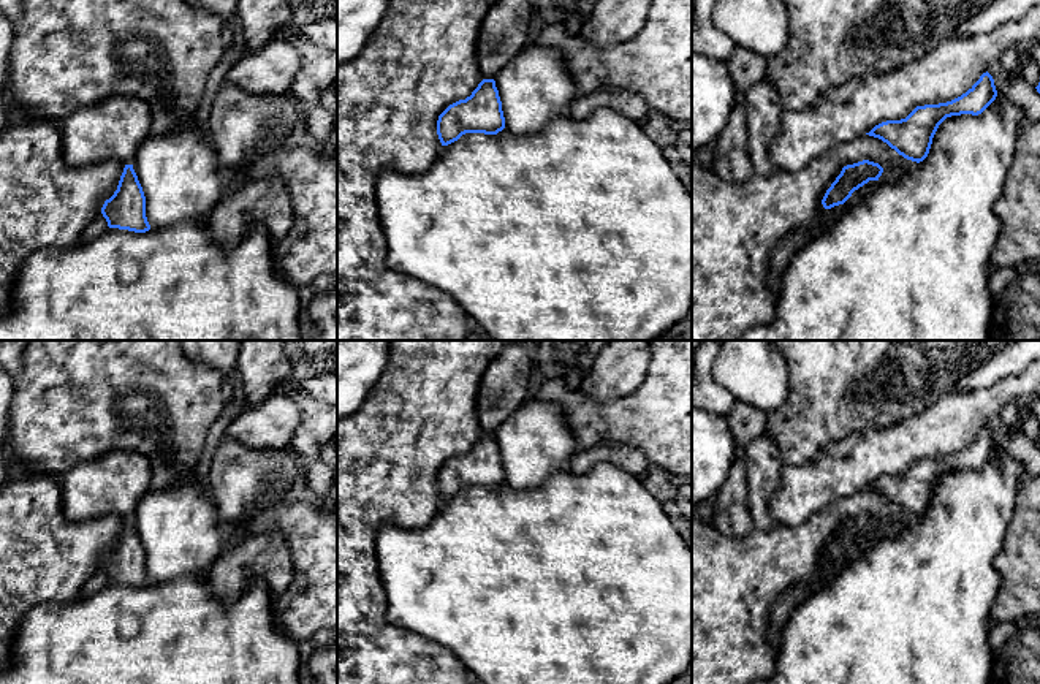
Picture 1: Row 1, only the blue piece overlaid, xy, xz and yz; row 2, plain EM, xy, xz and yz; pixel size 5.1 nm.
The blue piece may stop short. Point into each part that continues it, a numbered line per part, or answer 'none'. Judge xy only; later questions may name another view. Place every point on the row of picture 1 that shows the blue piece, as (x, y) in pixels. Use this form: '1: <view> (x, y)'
1: xy (98, 225)

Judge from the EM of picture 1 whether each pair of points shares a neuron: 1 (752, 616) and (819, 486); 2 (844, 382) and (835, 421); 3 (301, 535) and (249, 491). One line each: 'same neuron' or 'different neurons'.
1: different neurons
2: same neuron
3: different neurons

